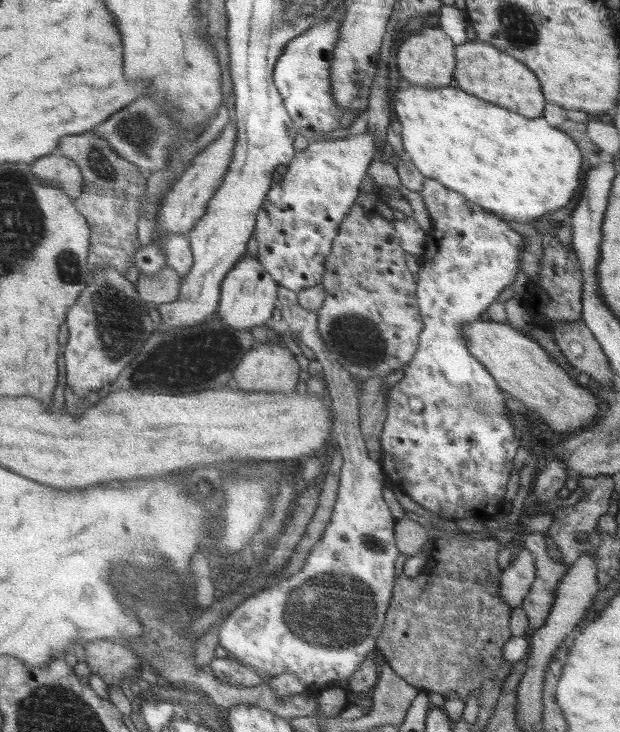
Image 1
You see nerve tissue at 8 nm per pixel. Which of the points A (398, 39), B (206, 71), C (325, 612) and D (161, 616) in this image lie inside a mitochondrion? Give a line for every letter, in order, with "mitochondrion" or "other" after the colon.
A: other
B: other
C: mitochondrion
D: mitochondrion

